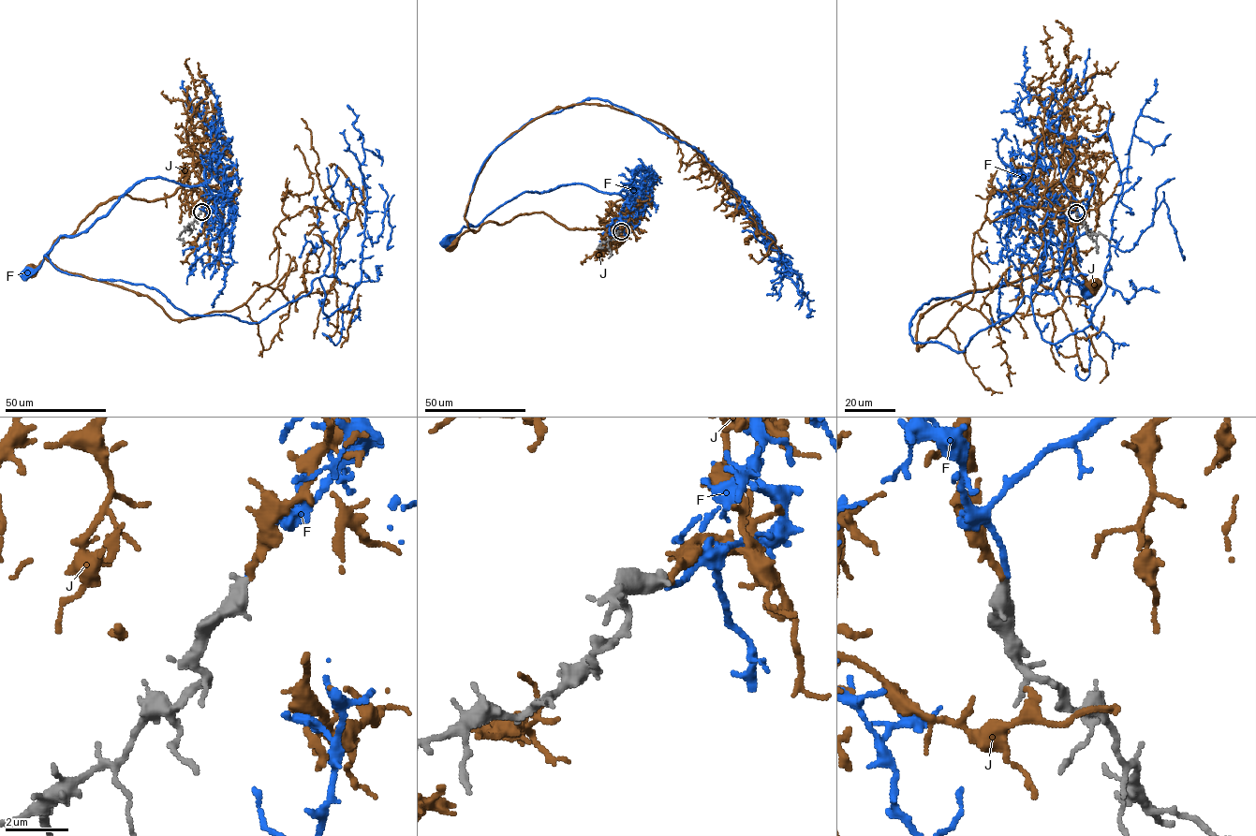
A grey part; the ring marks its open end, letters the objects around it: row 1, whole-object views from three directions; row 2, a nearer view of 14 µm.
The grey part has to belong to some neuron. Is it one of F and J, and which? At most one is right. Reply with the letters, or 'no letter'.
J

